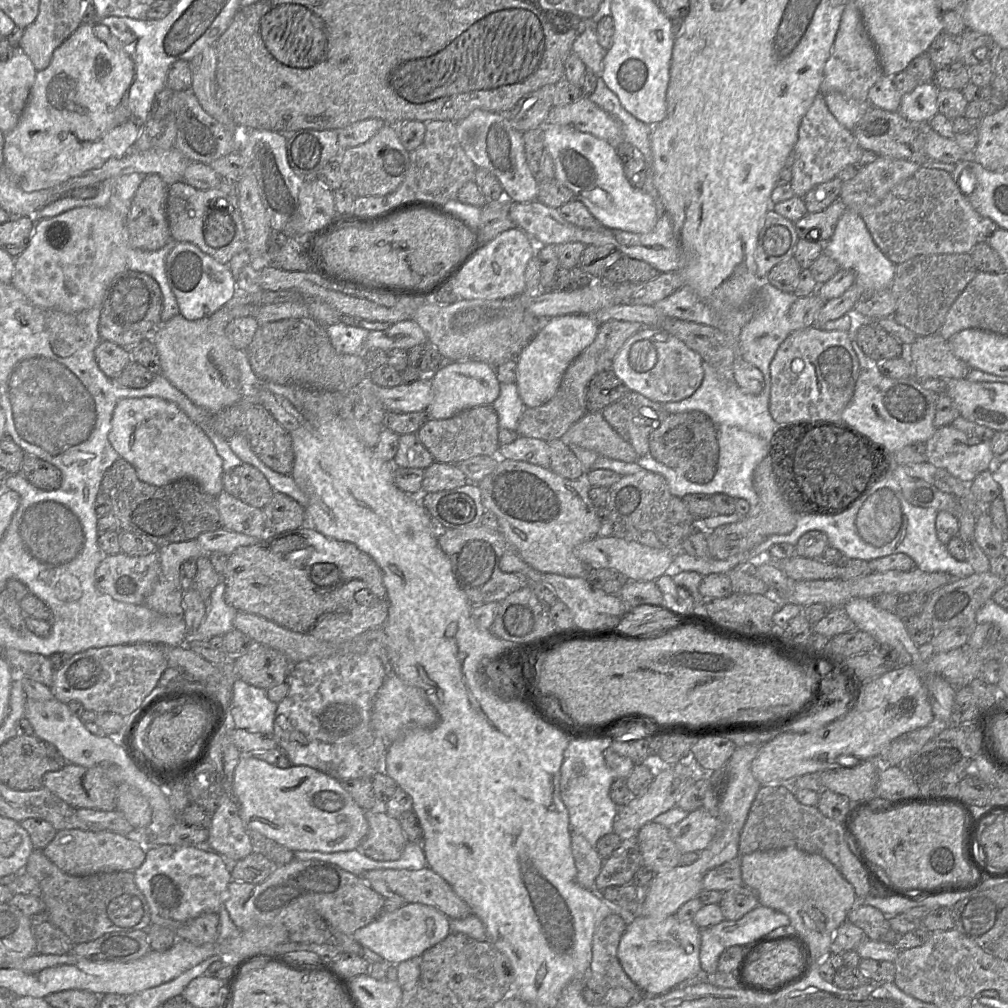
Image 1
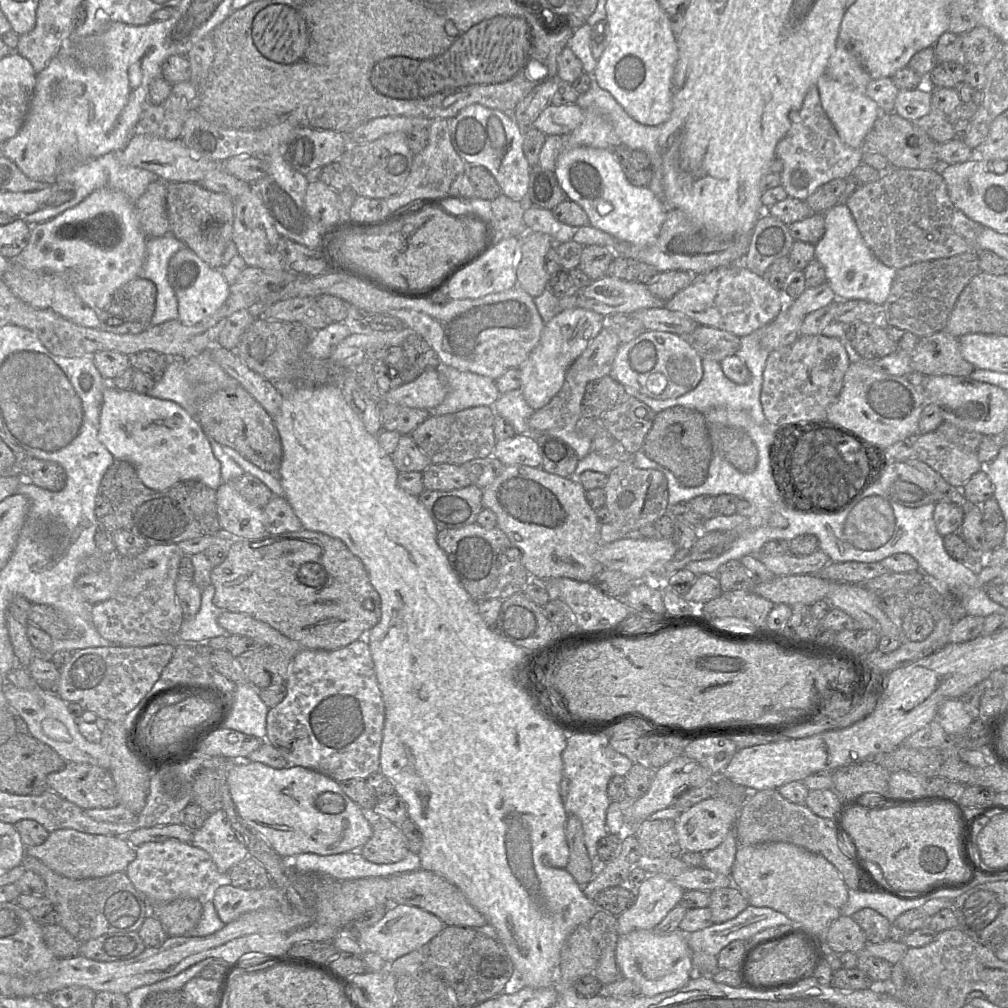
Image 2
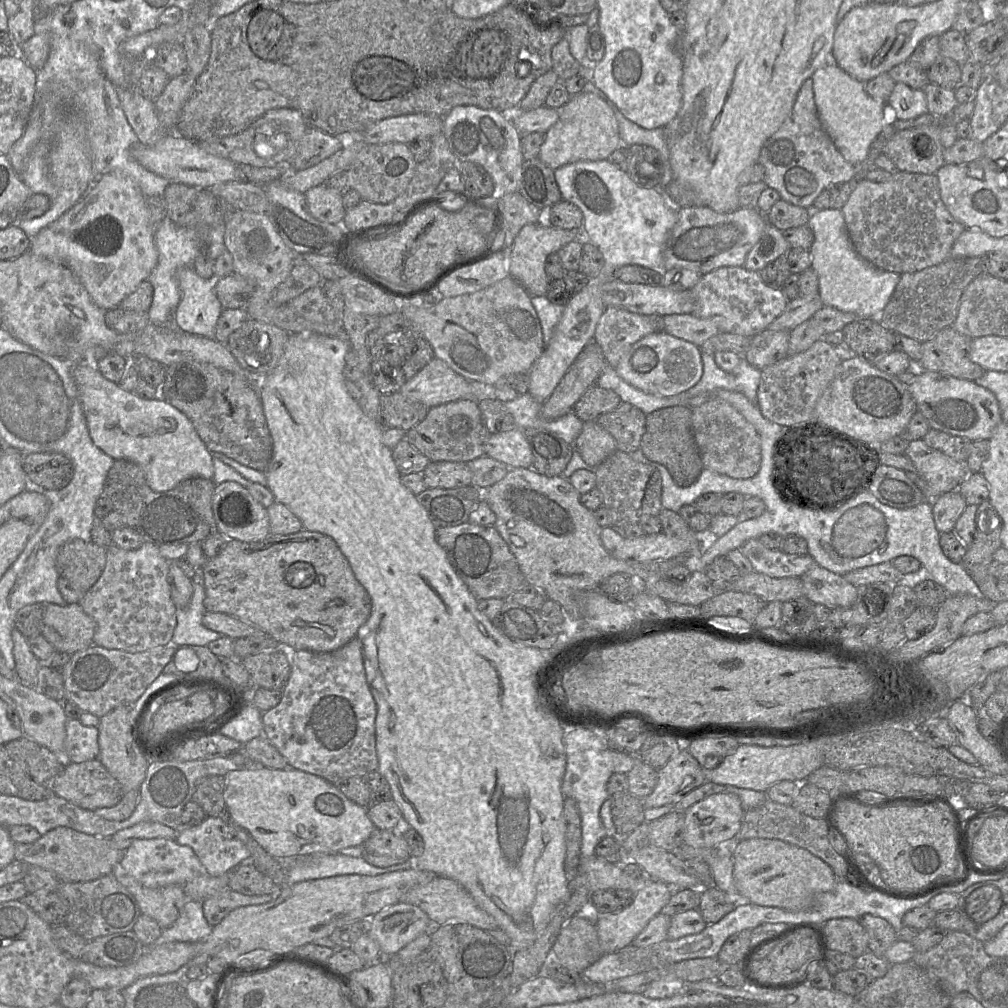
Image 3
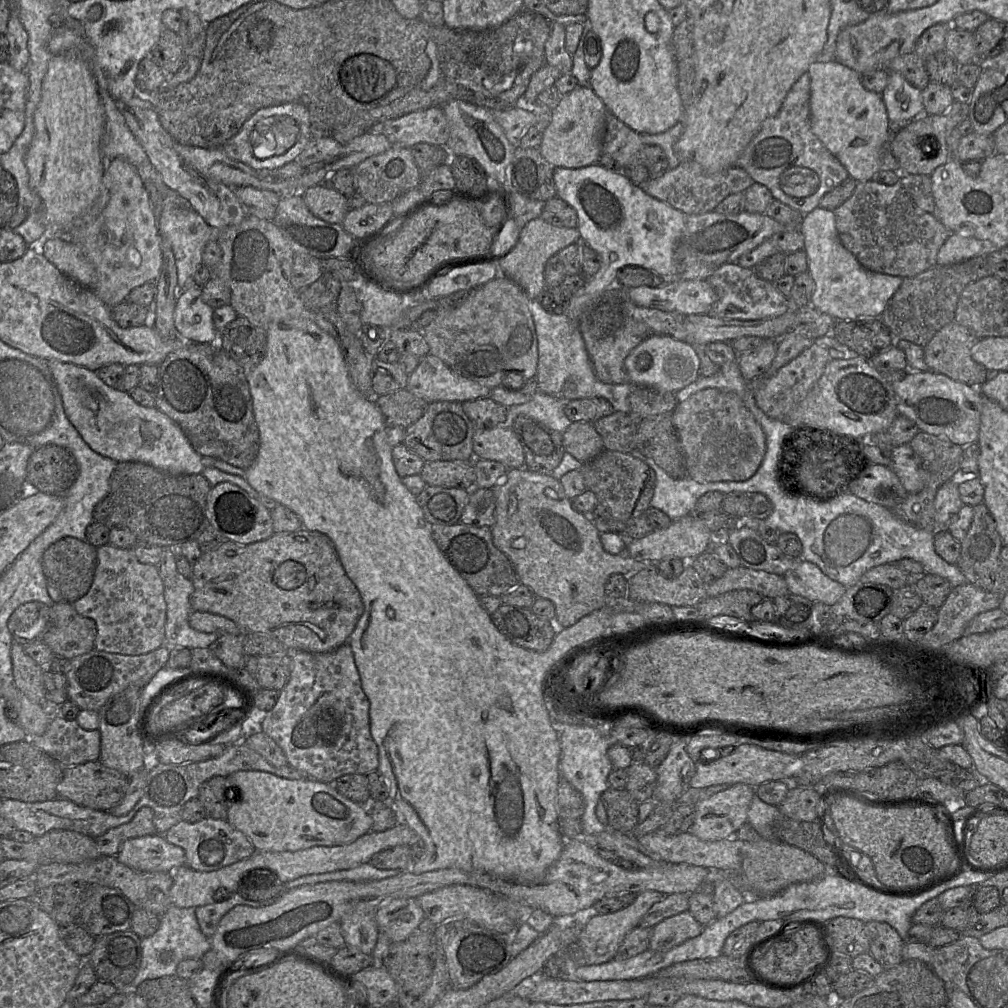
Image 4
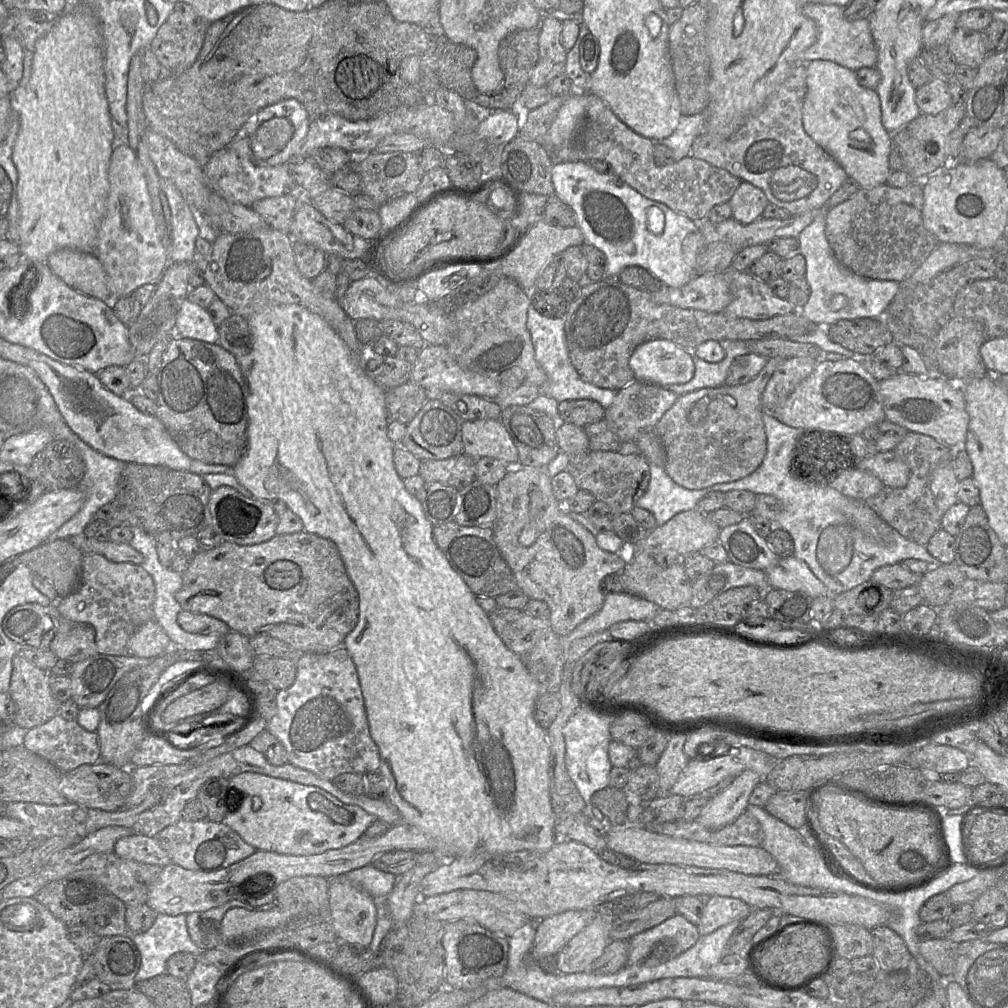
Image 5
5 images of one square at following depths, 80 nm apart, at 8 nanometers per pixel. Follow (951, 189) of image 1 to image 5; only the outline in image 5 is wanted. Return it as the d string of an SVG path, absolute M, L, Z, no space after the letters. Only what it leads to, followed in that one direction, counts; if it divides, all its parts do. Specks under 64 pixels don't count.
M912 180L902 188L887 184L873 188L860 188L853 196L826 211L825 235L840 264L855 274L874 280L896 281L910 278L938 246L938 239L928 231L922 221L924 183Z

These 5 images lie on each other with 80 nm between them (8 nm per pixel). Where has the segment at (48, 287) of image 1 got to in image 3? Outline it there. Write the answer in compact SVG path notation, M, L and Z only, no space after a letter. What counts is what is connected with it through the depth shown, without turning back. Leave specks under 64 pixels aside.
M110 172L96 178L85 195L57 220L42 228L30 240L32 254L49 259L69 268L89 293L93 302L103 310L119 307L125 297L146 281L158 262L154 242L148 198L128 177Z

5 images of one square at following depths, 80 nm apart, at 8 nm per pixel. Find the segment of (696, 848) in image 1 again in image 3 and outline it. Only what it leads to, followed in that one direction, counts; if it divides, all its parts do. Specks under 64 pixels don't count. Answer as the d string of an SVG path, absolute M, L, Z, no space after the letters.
M734 793L713 794L689 807L684 812L684 843L696 848L715 848L718 844L736 841L744 810Z

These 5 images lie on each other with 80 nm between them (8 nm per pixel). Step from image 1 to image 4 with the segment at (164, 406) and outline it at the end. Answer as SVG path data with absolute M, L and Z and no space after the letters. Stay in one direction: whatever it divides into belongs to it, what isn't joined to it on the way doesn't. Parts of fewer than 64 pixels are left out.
M47 360L57 388L64 412L87 445L101 456L118 462L141 462L171 475L202 474L205 469L202 457L193 449L182 429L156 407L137 404L126 391L106 385L97 373L84 367L57 360Z

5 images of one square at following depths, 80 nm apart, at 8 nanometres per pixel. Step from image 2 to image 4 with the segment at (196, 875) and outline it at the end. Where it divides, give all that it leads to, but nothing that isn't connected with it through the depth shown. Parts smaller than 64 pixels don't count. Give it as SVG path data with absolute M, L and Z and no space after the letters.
M157 833L124 841L116 857L122 864L141 872L169 872L185 865L184 850Z

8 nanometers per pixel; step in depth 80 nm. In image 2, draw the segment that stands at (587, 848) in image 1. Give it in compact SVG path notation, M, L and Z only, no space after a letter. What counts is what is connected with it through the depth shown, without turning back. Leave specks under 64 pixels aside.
M568 815L565 835L569 847L567 871L581 887L588 884L597 873L597 864L588 855L583 827L575 815Z

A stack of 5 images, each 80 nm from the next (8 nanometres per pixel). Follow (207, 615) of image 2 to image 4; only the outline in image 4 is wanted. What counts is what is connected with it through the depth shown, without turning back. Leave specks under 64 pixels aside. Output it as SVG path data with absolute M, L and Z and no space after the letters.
M178 573L174 578L165 578L163 583L167 606L165 645L208 648L220 636L197 631L189 625L189 616L193 612L190 597L194 591L191 579Z

